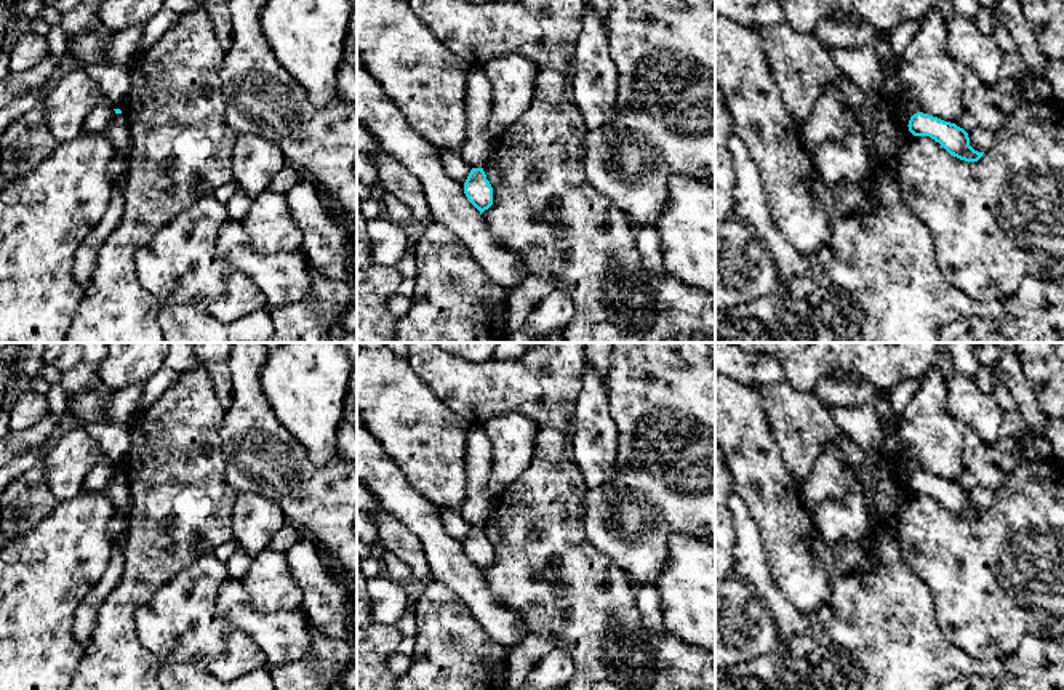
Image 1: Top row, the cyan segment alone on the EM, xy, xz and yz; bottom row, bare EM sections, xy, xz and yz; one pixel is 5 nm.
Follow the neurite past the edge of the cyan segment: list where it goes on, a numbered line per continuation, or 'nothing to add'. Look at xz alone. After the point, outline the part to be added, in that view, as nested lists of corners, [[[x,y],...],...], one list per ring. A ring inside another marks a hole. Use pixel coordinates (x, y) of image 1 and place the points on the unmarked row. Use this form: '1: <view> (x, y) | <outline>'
1: xz (479, 505) | [[[472,426],[467,434],[467,498],[461,507],[464,520],[470,527],[485,527],[496,506],[486,483],[493,466],[493,443],[480,426]]]

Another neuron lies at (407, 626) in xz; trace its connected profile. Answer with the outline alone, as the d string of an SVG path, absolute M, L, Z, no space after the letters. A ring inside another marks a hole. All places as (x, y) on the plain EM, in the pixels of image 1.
M411 589L406 612L405 612L403 618L397 623L397 628L402 636L414 636L414 631L416 631L416 612L414 612L416 600L418 600L418 592L416 592L416 589Z

